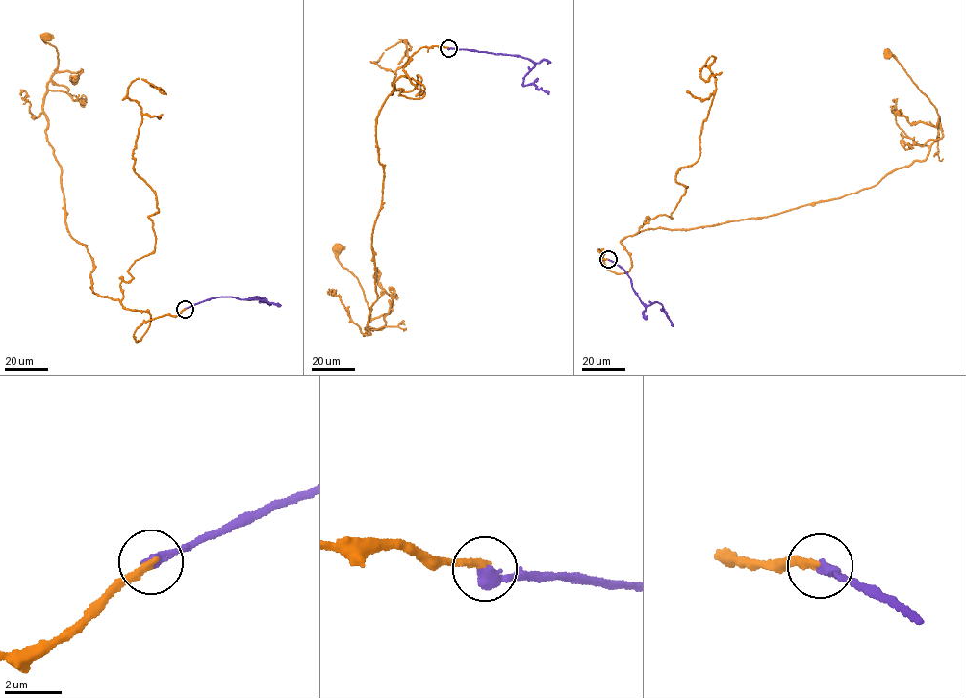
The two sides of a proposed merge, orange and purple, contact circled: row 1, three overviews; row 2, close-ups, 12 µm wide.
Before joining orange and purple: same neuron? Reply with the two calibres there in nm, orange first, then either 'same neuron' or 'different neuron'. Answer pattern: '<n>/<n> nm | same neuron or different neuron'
280/440 nm | same neuron

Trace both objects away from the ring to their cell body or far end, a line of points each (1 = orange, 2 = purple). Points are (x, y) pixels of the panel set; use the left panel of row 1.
1: (185, 309), (143, 323), (137, 342), (150, 315), (94, 293), (46, 139), (42, 105), (59, 60), (45, 38)
2: (185, 309), (222, 297), (265, 297), (255, 296), (248, 299), (258, 298), (269, 305)

